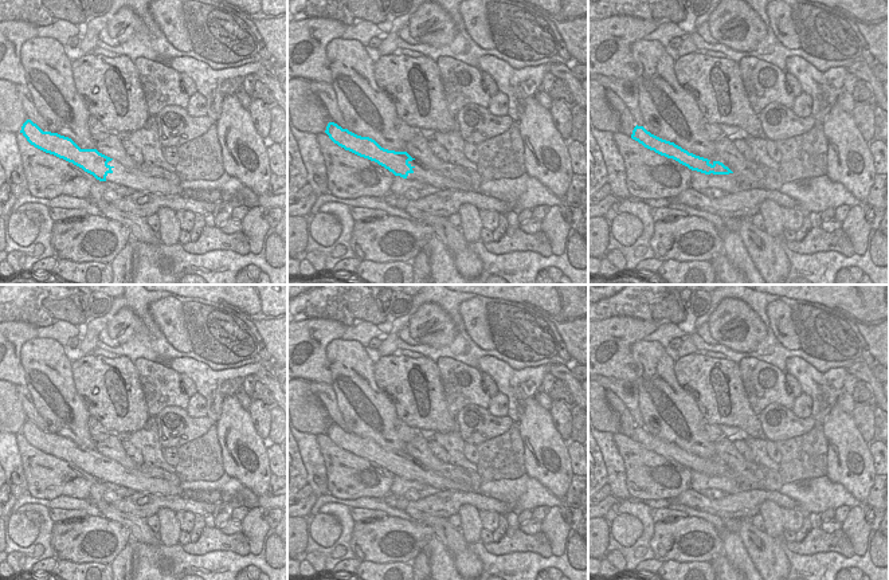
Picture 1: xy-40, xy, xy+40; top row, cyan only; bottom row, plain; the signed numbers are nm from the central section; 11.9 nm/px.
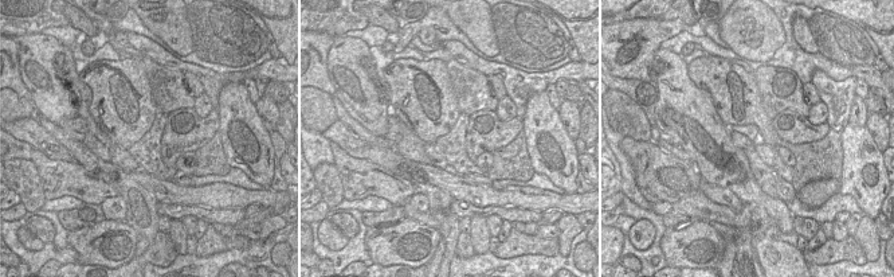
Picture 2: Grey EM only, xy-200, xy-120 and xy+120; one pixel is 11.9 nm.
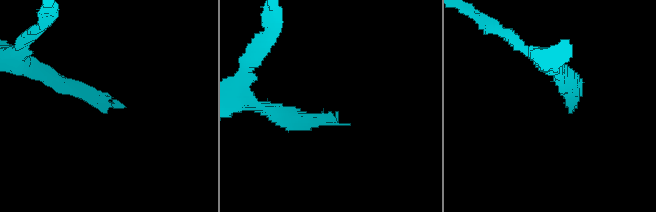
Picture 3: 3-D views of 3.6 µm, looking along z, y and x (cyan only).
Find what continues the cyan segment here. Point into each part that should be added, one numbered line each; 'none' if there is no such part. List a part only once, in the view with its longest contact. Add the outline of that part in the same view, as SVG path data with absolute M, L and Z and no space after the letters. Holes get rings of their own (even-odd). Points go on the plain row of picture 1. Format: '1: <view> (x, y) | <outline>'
1: xy-40 (133, 479) | M115 461L107 463L111 474L107 474L106 482L132 489L133 491L149 491L161 495L181 495L193 501L205 501L209 503L222 503L222 494L218 490L183 490L162 478L145 477L137 470L124 467Z

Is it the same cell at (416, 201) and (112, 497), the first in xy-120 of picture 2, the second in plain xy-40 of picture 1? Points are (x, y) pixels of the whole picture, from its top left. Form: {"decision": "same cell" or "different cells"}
{"decision": "same cell"}

